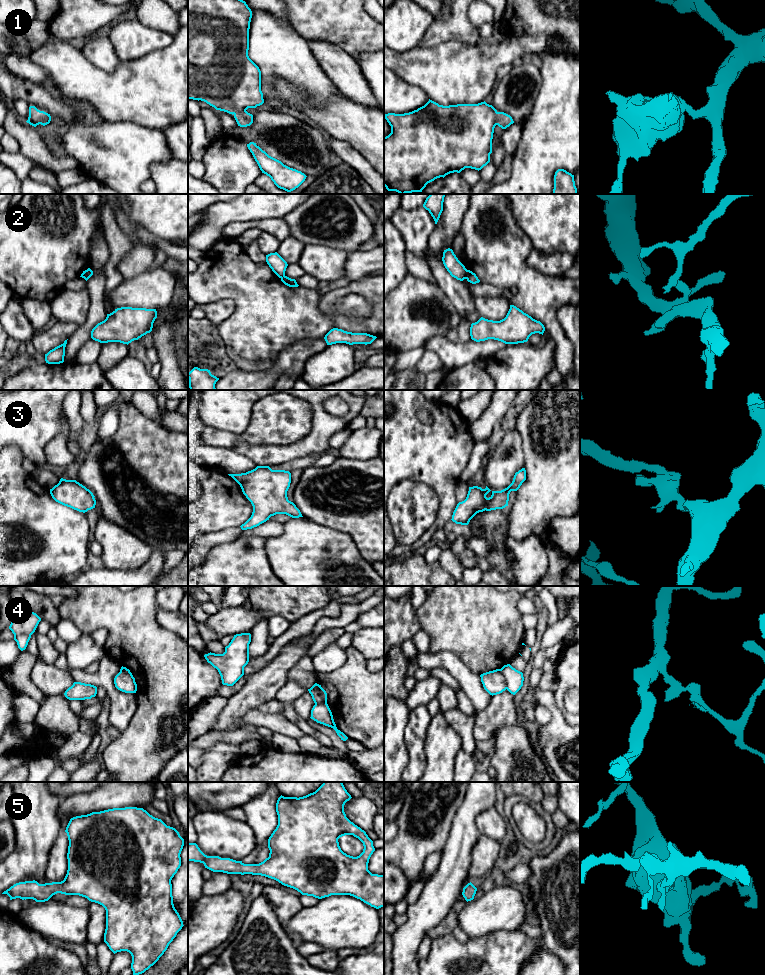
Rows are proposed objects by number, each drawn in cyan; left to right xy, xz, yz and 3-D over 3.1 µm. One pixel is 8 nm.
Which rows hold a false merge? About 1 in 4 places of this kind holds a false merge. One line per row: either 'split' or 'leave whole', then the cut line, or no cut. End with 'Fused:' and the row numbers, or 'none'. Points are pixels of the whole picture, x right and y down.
1: leave whole; cut none
2: split; cut yz (467, 270), (465, 278)
3: leave whole; cut none
4: split; cut yz (499, 669), (507, 688)
5: leave whole; cut none
Fused: 2, 4

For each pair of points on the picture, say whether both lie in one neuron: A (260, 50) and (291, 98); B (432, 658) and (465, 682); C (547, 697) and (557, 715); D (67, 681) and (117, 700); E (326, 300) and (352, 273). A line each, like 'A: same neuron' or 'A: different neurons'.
A: different neurons
B: same neuron
C: same neuron
D: different neurons
E: different neurons

